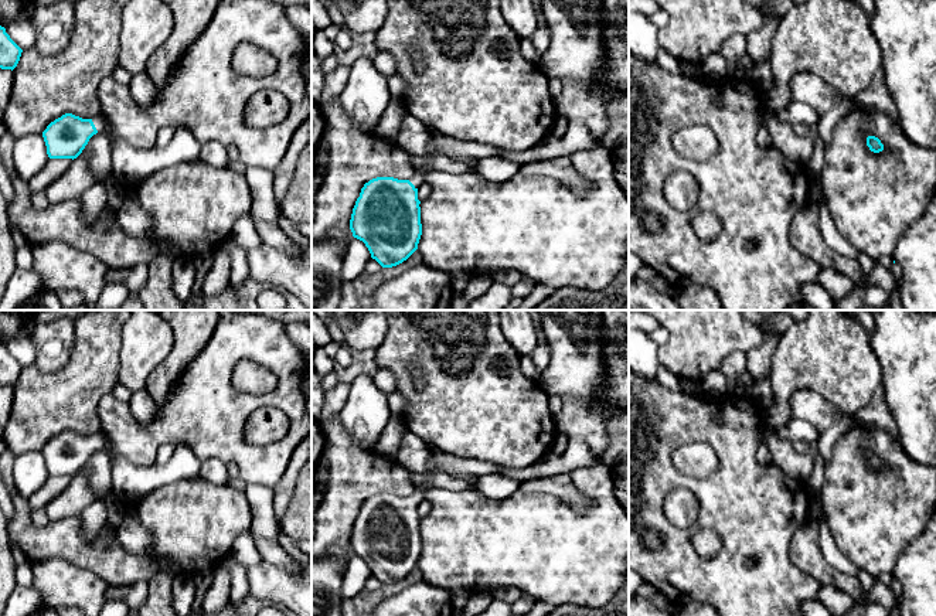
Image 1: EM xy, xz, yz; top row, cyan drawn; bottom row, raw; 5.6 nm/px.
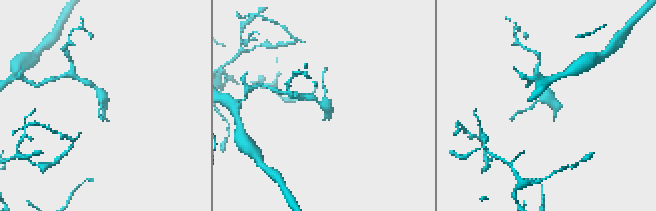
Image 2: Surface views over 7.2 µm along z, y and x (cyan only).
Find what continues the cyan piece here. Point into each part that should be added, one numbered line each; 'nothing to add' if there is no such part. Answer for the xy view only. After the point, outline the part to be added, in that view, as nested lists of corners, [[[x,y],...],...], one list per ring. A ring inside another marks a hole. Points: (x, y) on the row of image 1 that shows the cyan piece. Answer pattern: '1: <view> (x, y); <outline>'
1: xy (99, 121); [[[99,112],[98,115],[95,115],[95,116],[92,118],[92,122],[93,122],[93,125],[95,125],[98,133],[101,133],[101,132],[105,130],[105,126],[106,126],[106,123],[108,123],[108,118],[106,118],[106,115],[105,115],[103,112]]]

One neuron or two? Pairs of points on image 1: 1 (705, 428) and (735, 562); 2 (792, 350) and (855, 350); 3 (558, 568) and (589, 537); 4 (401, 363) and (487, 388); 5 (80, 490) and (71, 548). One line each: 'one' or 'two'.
1: one
2: one
3: one
4: one
5: two

